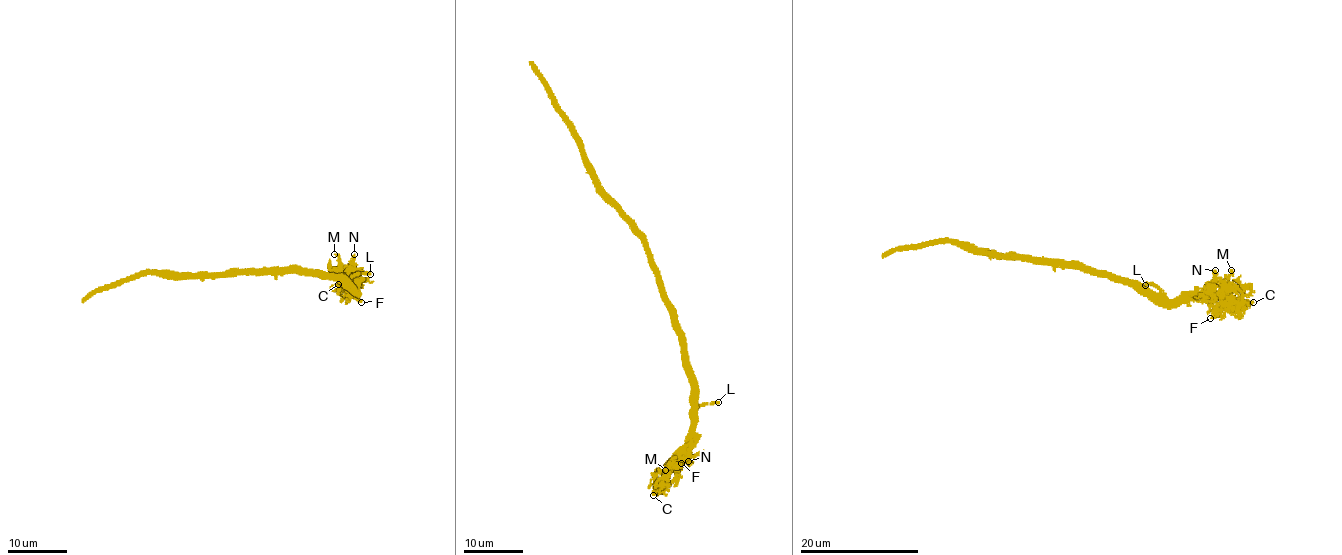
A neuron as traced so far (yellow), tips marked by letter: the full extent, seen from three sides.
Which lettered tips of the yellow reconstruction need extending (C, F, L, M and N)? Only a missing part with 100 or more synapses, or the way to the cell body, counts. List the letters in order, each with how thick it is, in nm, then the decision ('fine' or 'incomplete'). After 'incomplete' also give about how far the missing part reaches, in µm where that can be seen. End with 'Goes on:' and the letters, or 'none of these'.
C: 400 nm | fine
F: 190 nm | fine
L: 380 nm | incomplete | 40 µm
M: 120 nm | fine
N: 360 nm | fine
Goes on: L

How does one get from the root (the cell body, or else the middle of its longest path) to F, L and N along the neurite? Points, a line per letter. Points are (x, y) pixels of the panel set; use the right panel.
F: (1043, 263), (1079, 265), (1128, 281), (1139, 291), (1164, 293), (1169, 299), (1202, 298), (1214, 310), (1210, 318)
L: (1043, 263), (1079, 265), (1106, 277), (1128, 281), (1139, 291), (1159, 292), (1150, 282), (1145, 285)
N: (1043, 263), (1079, 265), (1128, 281), (1139, 291), (1164, 293), (1169, 299), (1195, 296), (1212, 282), (1215, 270)

